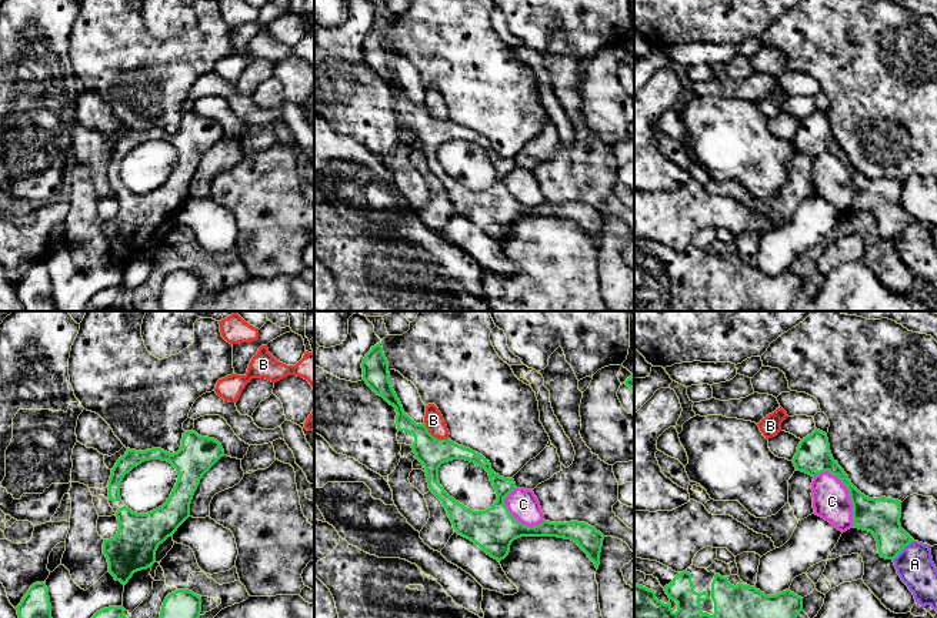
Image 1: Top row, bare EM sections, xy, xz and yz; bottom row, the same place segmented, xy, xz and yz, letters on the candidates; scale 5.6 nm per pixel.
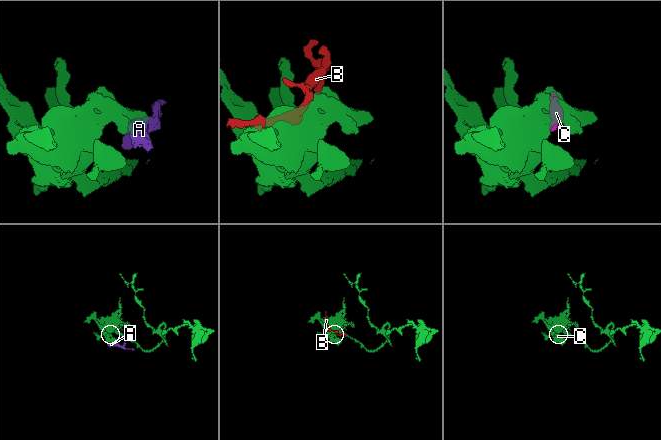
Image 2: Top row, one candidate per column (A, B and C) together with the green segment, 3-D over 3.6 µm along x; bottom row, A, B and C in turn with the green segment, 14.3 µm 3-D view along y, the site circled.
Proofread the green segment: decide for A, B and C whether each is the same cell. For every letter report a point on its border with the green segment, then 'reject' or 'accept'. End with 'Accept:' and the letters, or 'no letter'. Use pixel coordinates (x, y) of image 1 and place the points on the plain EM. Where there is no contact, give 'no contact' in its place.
A: yz (903, 229) | reject
B: xz (433, 117) | reject
C: yz (849, 171) | reject
Accept: no letter

